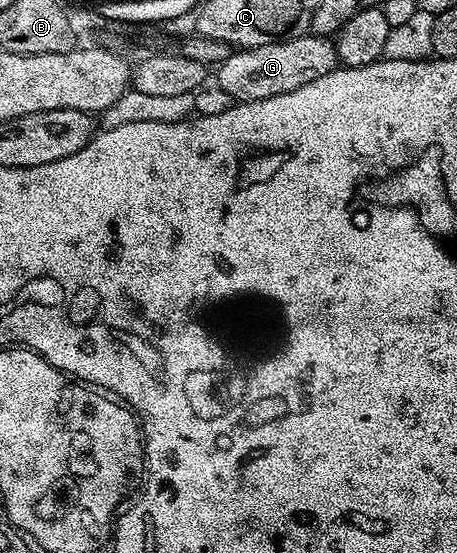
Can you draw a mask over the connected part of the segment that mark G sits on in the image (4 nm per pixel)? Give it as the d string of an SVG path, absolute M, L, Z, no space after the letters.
M298 35L285 41L273 41L269 45L257 45L232 50L225 61L213 71L214 86L225 89L235 103L265 101L269 97L281 97L281 93L293 93L317 77L336 70L334 42L326 35Z

